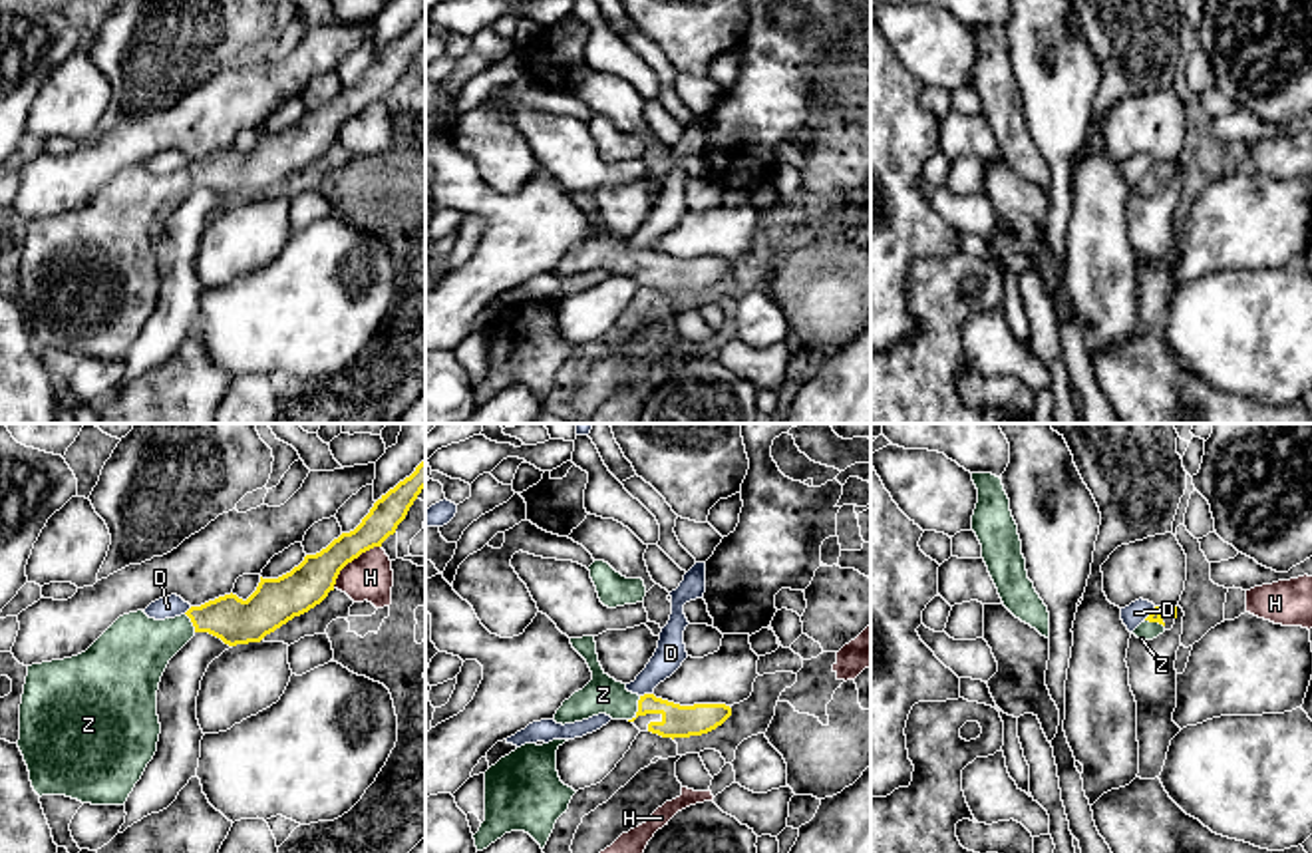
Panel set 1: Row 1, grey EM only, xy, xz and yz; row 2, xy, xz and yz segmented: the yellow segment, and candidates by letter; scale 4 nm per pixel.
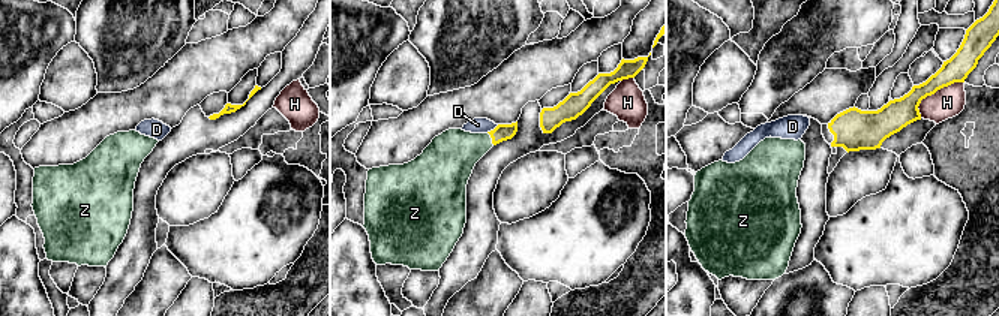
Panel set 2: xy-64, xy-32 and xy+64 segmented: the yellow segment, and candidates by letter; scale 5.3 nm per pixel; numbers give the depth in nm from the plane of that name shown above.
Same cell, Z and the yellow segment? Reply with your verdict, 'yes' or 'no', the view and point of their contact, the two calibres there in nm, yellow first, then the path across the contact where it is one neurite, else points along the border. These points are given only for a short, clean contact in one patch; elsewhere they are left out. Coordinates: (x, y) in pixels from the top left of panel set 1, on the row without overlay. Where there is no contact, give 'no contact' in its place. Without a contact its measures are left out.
yes | xz (639, 263) | 130/160 nm | across xz (678, 275), (662, 261), (639, 263), (619, 259), (603, 249)

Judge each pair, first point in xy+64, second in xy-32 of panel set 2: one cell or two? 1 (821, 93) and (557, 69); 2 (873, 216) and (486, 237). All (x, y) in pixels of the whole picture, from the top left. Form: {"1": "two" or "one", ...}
{"1": "one", "2": "two"}

